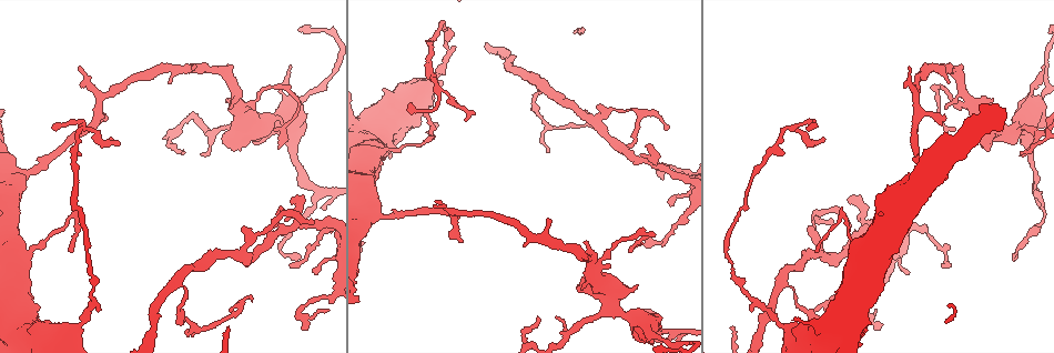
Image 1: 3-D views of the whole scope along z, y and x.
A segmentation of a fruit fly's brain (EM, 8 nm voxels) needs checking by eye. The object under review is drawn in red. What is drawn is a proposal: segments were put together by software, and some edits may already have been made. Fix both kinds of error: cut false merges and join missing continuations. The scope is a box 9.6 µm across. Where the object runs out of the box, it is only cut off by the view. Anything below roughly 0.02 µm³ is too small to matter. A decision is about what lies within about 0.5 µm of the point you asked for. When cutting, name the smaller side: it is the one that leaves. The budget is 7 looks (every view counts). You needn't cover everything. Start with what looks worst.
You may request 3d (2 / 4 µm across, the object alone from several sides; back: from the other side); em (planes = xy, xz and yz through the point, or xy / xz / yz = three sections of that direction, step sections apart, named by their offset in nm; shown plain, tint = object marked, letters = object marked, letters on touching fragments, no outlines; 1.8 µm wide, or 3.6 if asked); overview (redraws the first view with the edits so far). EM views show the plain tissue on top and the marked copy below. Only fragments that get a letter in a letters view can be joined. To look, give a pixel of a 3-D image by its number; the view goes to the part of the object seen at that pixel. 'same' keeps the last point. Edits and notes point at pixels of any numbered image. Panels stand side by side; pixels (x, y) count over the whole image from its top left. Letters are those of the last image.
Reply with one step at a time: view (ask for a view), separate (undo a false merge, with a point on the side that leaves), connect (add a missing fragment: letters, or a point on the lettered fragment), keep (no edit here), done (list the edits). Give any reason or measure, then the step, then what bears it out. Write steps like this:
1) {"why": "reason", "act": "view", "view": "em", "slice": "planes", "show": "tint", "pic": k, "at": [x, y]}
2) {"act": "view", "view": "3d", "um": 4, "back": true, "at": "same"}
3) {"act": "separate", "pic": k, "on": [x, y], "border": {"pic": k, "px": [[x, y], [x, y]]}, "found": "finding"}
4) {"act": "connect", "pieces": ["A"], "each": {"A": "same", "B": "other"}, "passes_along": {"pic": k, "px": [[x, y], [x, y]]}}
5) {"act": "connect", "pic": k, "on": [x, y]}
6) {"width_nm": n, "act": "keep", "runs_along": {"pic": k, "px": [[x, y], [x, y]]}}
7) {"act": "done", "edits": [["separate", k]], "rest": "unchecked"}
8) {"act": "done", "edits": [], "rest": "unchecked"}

{"why": "sudden change in width", "act": "view", "view": "em", "um": 3.6, "slice": "xy", "step": 4, "show": "letters", "pic": 1, "at": [827, 257]}

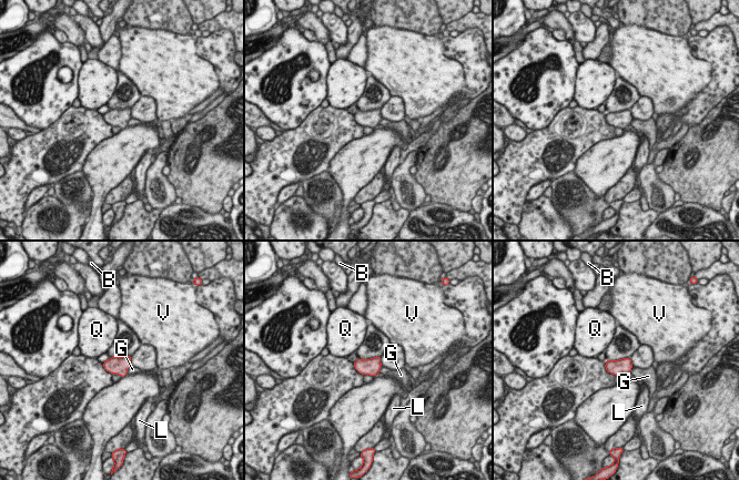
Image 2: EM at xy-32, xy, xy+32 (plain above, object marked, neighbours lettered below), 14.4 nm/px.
{"act": "keep", "each": {"B": "other", "G": "other", "L": "other", "Q": "other", "V": "other"}, "border": {"pic": 2, "px": [[382, 365], [378, 374]]}, "found": "one neuron here"}

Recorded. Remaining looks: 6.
{"why": "free end", "act": "view", "view": "3d", "um": 4, "back": true, "pic": 1, "at": [114, 141]}

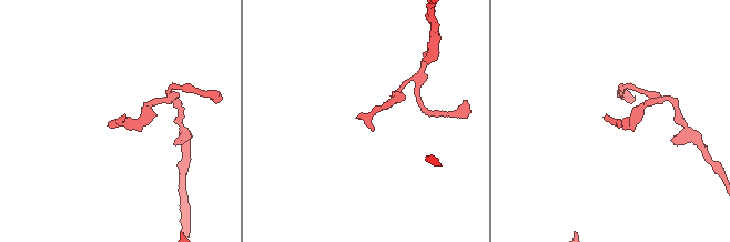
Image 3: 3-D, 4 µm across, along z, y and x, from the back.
{"why": "now the EM", "act": "view", "view": "em", "slice": "planes", "show": "letters", "pic": 3, "at": [372, 128]}

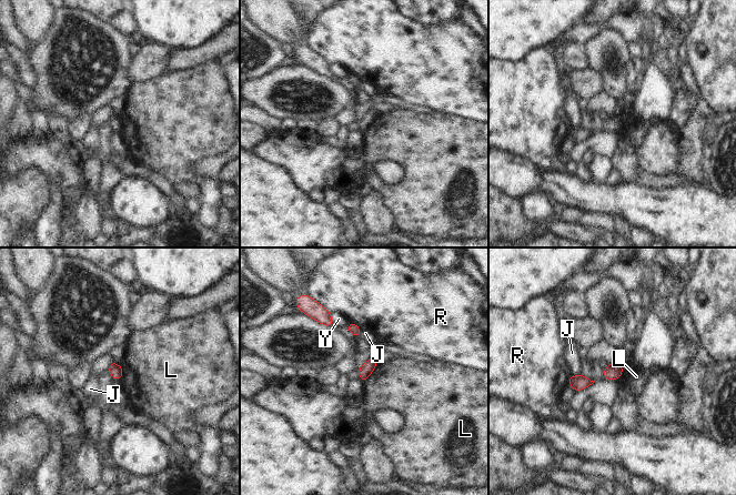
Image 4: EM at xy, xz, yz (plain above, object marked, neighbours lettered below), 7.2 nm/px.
{"act": "keep", "each": {"J": "other", "L": "other", "R": "other", "Y": "other"}, "border": {"pic": 4, "px": [[377, 363], [364, 382]]}, "found": "none of them fits"}

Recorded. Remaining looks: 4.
{"why": "long arm stops here", "act": "view", "view": "3d", "um": 2, "pic": 1, "at": [71, 252]}

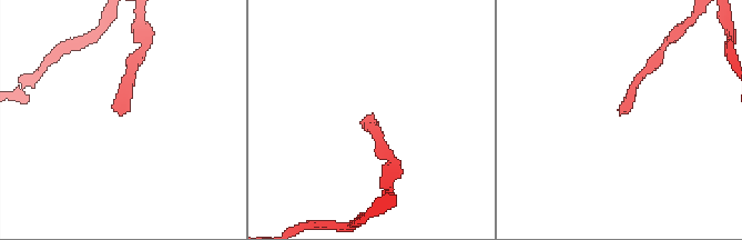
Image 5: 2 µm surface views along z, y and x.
{"why": "shape alone is not enough", "act": "view", "view": "em", "slice": "planes", "show": "letters", "pic": 5, "at": [622, 111]}

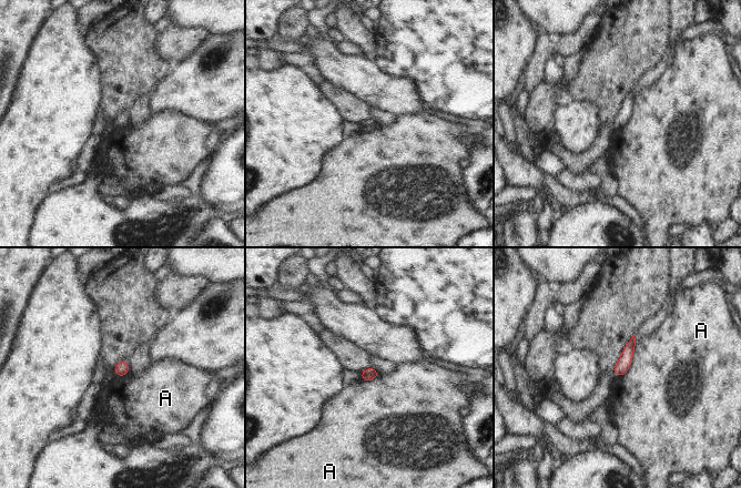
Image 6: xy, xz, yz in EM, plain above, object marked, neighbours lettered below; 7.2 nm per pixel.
{"longest_contact_nm": ["A", 260], "act": "keep", "each": {"A": "other"}, "found": "no lettered fragment goes on from it"}

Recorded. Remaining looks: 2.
{"act": "done", "edits": [], "rest": "unchecked"}

